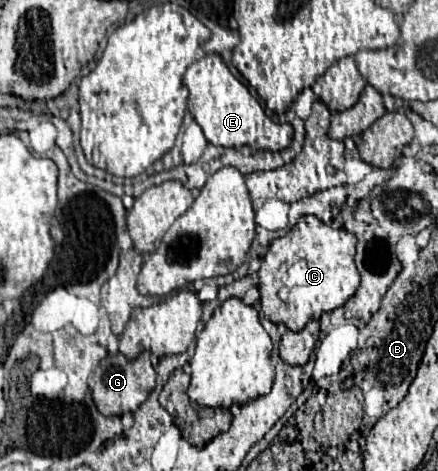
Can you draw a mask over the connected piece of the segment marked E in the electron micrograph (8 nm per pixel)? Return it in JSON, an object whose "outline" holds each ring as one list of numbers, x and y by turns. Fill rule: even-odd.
{"outline":[[208,54,196,60,184,76,184,84,190,90,188,106,194,120,204,130,204,136,214,146,254,146,264,150,284,150,292,142,292,126,276,124,268,118,260,102,248,92,248,88,232,76,220,54]]}

